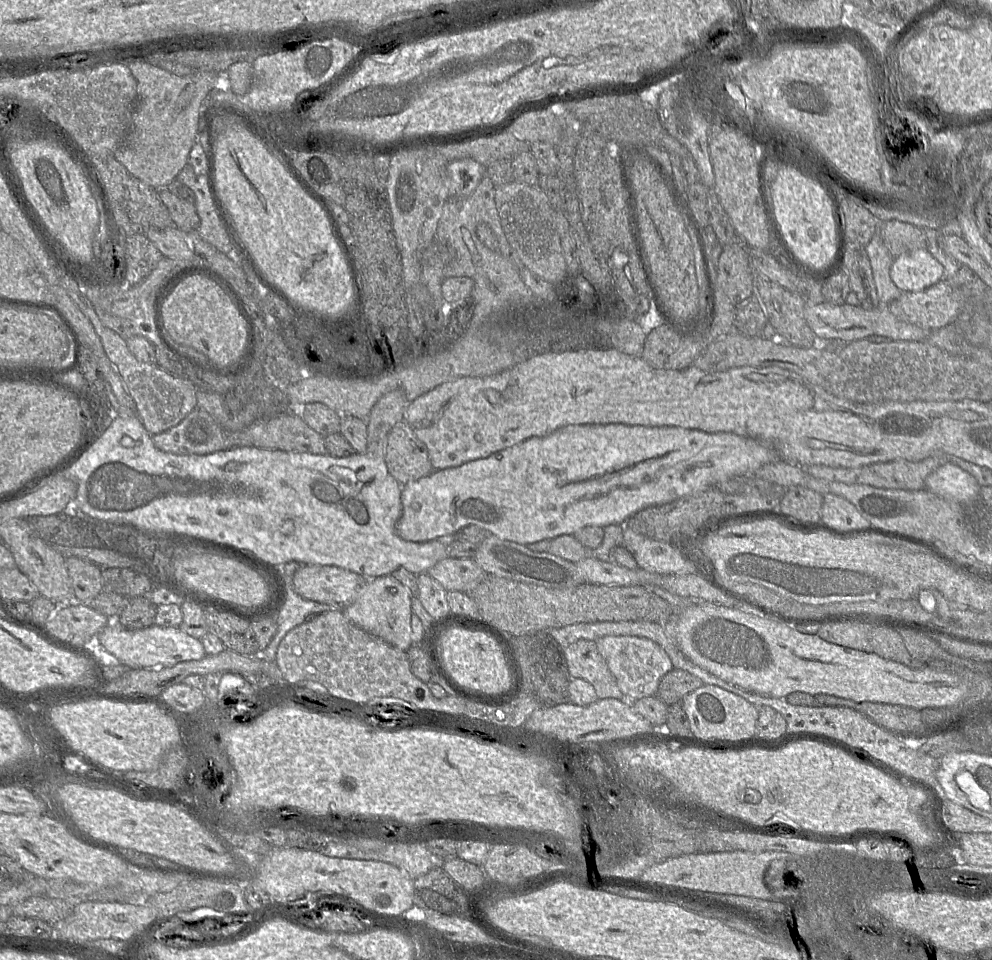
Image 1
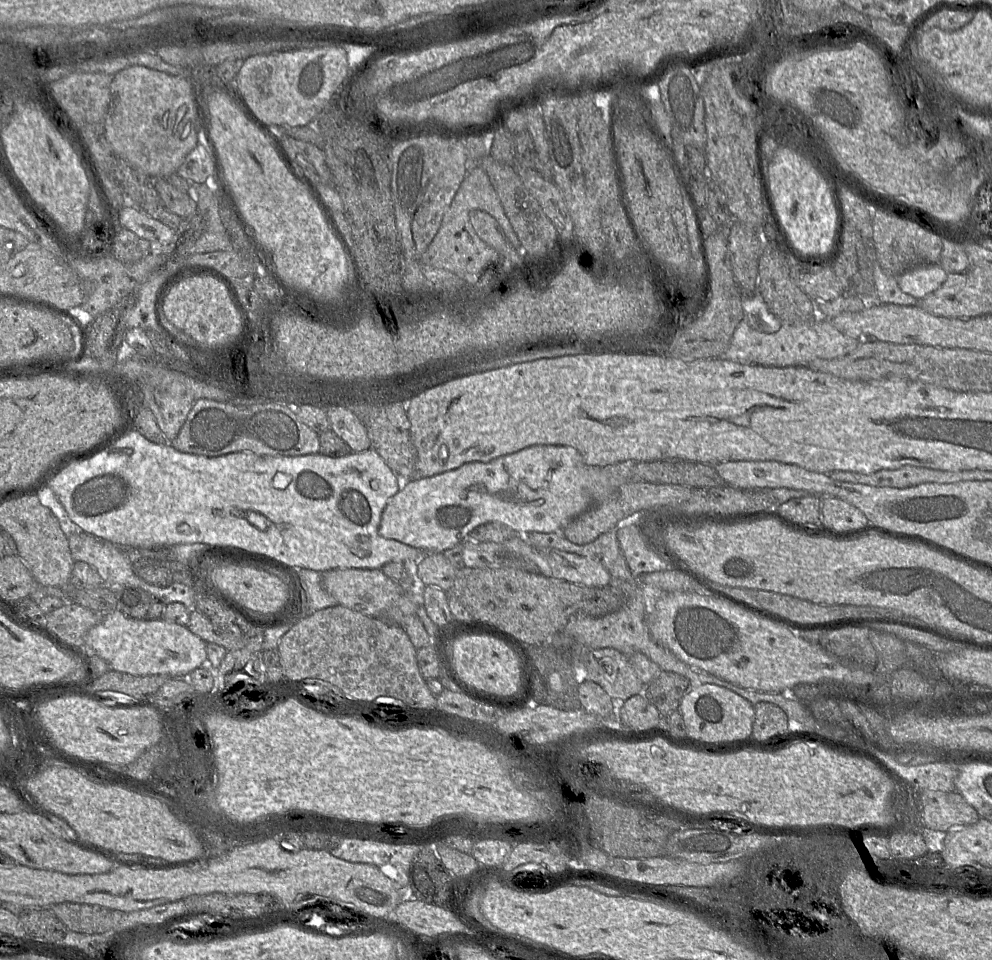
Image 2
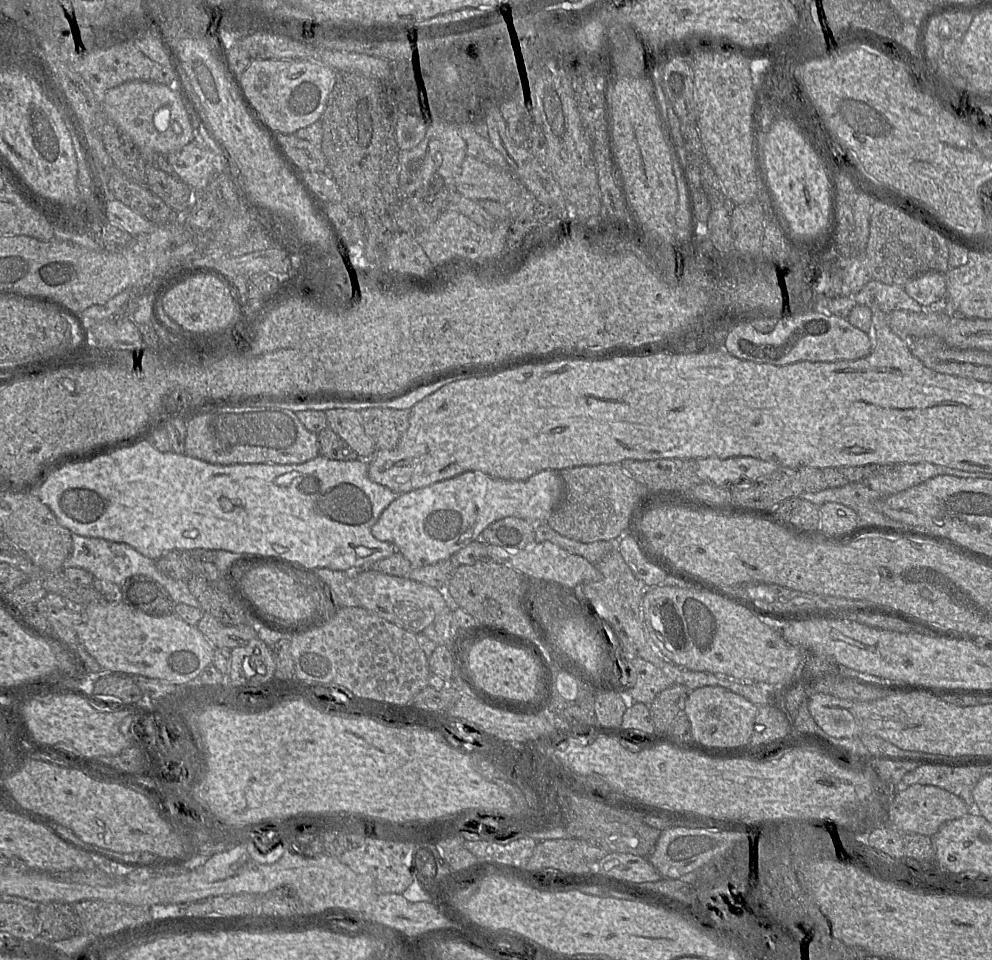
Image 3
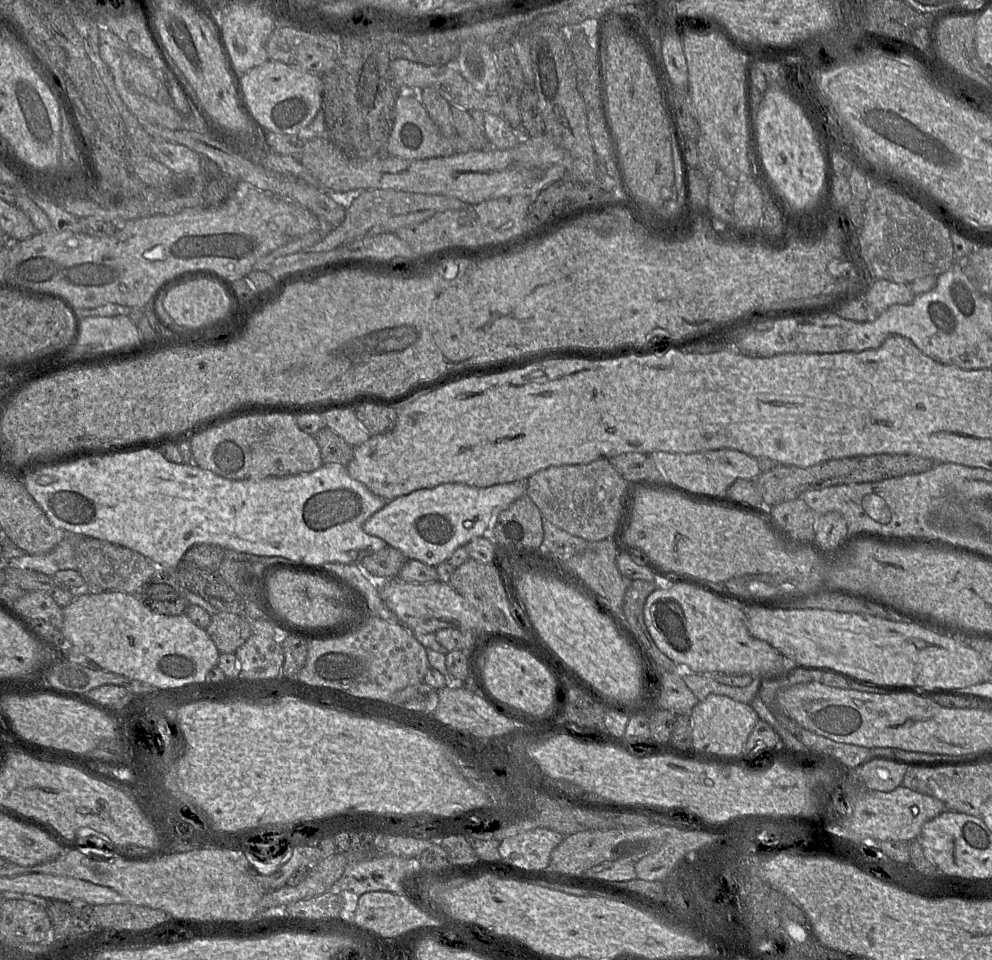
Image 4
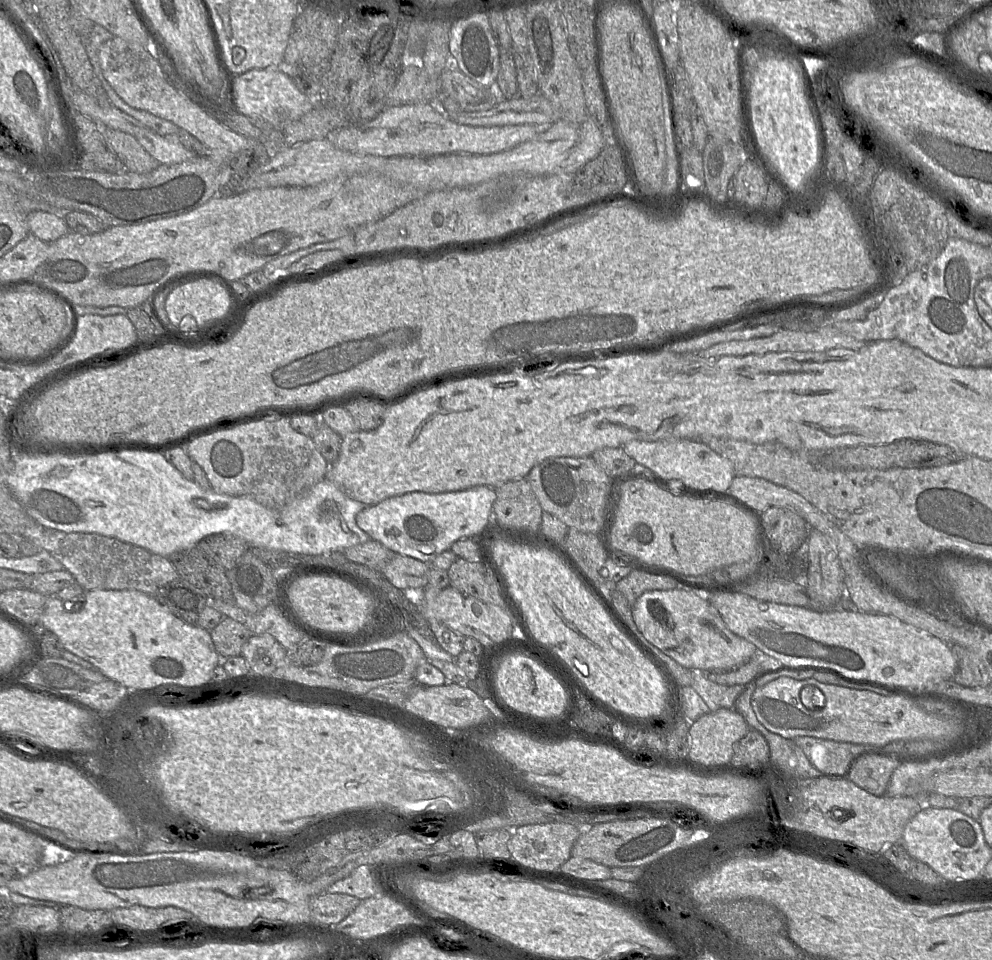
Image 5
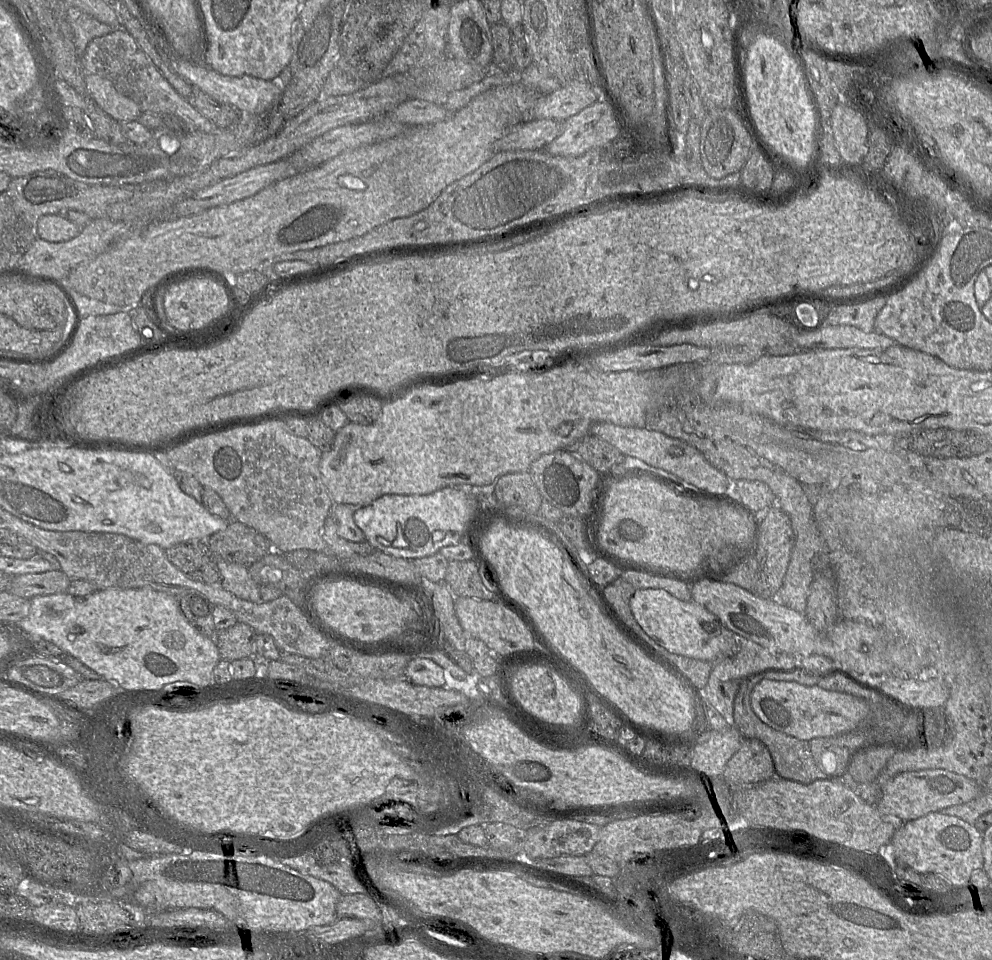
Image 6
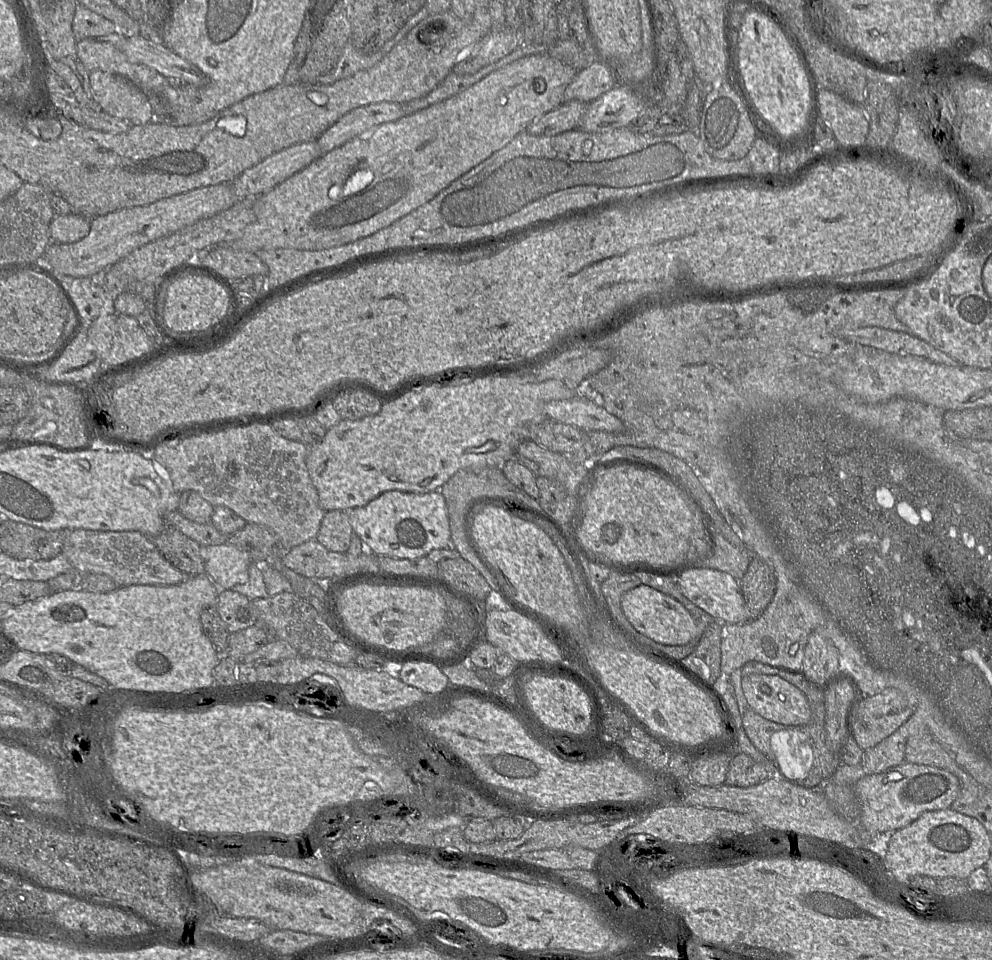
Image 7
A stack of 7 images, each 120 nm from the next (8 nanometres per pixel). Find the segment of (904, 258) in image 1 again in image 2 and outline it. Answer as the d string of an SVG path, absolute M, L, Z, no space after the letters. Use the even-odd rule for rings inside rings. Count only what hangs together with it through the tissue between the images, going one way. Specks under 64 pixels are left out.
M920 265L899 275L897 282L904 293L920 301L936 291L947 275L940 265Z

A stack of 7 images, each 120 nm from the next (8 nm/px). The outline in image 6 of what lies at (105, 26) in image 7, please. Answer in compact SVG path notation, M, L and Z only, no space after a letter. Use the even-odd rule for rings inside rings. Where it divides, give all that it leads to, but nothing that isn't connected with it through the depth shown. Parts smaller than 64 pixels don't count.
M69 7L68 22L73 29L73 42L79 57L82 56L93 39L105 36L118 29L102 23L86 13L71 10Z

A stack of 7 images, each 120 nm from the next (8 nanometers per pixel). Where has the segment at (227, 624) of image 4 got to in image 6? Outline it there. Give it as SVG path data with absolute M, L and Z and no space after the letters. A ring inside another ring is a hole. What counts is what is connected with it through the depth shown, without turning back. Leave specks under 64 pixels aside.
M237 622L215 635L220 658L229 662L253 657L253 643L257 633L248 624Z

